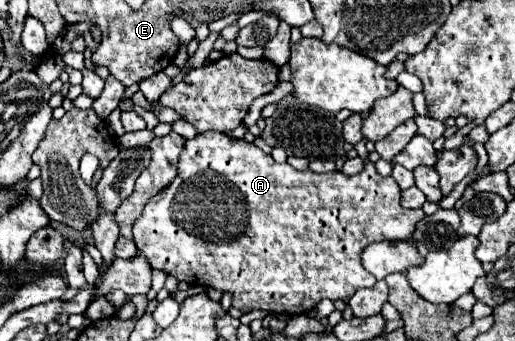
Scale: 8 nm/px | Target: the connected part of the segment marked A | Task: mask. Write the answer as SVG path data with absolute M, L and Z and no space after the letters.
M204 132L204 134L196 134L192 140L186 142L184 152L180 154L180 160L178 160L176 180L168 188L164 188L164 192L160 192L160 196L152 198L146 204L144 214L134 224L134 242L136 242L138 250L144 252L144 256L148 258L152 268L164 270L166 274L178 278L180 282L188 282L192 286L210 286L220 292L232 292L234 308L238 308L240 312L264 310L264 312L272 312L272 314L296 316L296 314L310 312L322 298L348 302L350 296L358 288L374 286L376 278L368 270L364 270L364 266L360 264L360 252L372 242L406 240L412 234L412 228L416 226L416 222L422 218L424 218L422 210L406 210L400 206L398 184L390 176L386 176L386 178L380 176L370 160L366 160L362 172L358 172L356 176L346 176L340 170L326 172L326 174L314 174L310 170L300 172L300 170L292 168L290 164L278 164L270 154L264 154L260 148L256 148L254 144L248 144L242 138L238 140L238 138L232 138L222 132Z

